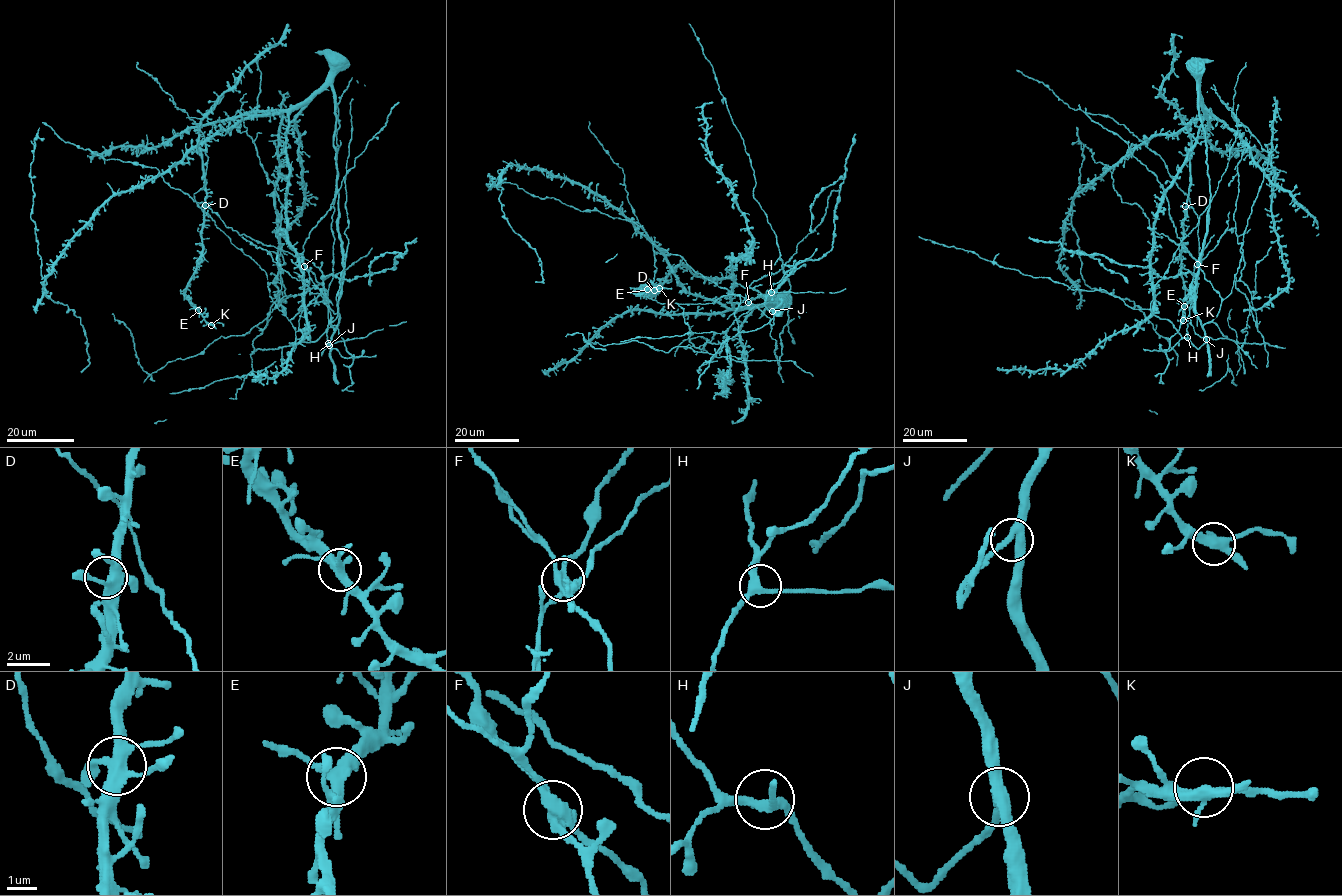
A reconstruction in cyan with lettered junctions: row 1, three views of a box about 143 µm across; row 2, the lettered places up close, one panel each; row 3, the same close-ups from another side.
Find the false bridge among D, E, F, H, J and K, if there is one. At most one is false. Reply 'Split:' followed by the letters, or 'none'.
Split: F

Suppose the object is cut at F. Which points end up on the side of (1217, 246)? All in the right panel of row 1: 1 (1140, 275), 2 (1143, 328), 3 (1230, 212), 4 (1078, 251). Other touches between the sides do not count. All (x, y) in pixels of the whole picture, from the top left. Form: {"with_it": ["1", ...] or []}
{"with_it": ["3", "4"]}

